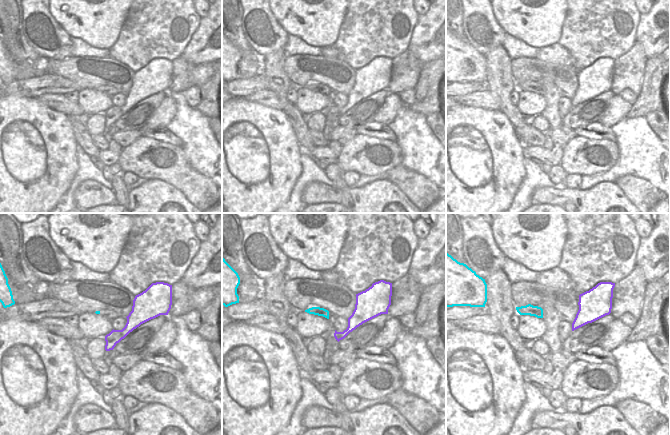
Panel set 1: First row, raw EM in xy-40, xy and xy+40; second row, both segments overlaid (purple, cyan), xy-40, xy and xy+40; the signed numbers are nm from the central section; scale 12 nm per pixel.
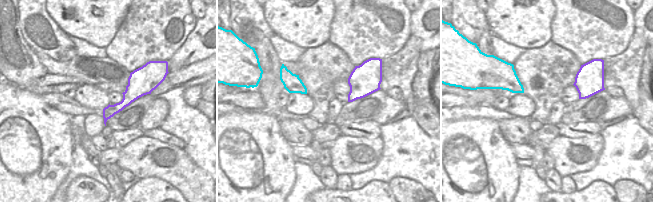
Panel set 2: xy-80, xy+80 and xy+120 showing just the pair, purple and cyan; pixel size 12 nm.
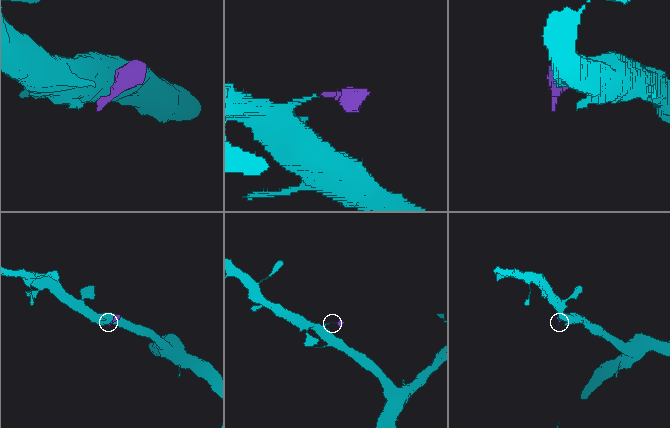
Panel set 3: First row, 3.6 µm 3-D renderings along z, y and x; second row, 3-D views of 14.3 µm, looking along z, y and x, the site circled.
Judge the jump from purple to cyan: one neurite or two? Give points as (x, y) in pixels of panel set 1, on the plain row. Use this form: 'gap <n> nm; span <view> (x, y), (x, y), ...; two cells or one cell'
gap 170 nm; span xy (335, 106), (328, 94); two cells

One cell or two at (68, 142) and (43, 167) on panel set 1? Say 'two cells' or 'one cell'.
one cell

